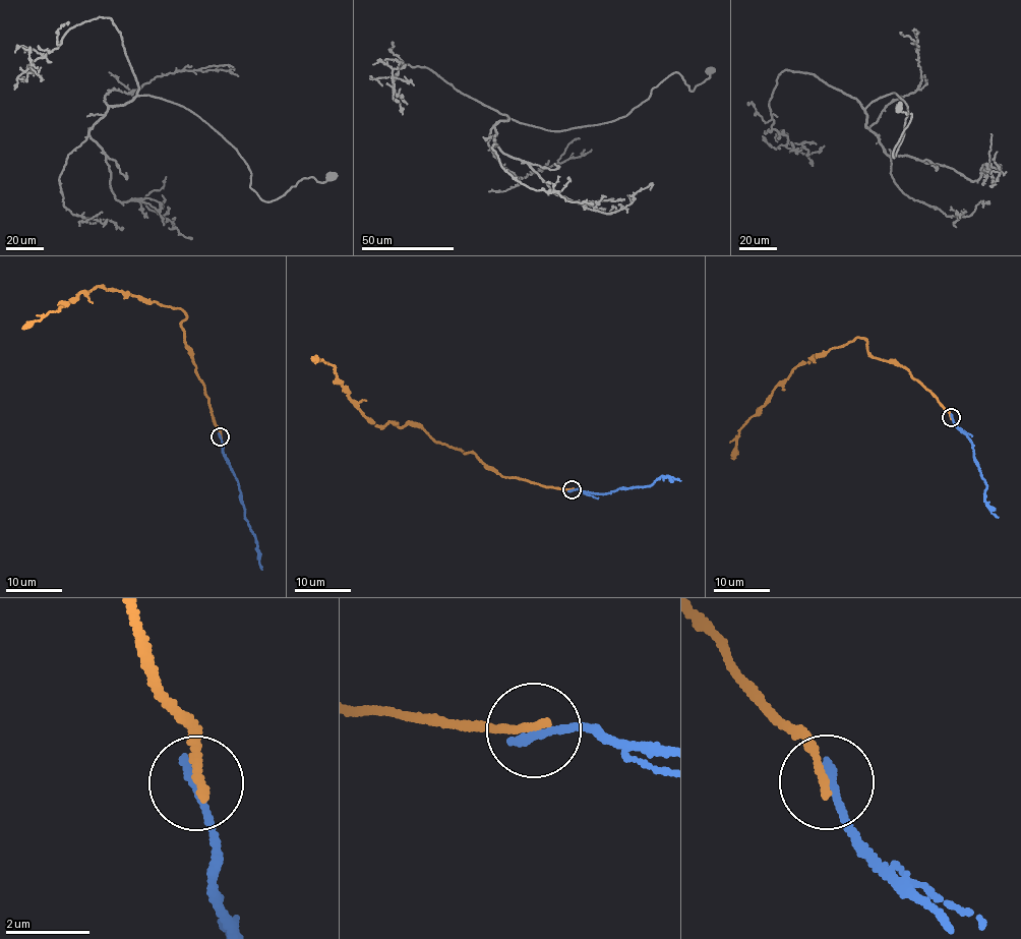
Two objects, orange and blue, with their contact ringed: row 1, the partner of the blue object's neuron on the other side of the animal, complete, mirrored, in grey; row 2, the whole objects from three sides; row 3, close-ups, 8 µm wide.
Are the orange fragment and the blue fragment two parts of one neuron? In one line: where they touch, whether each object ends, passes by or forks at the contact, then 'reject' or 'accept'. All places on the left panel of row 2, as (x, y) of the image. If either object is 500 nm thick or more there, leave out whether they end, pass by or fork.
at (220, 436); orange ends there; blue ends there; reject

